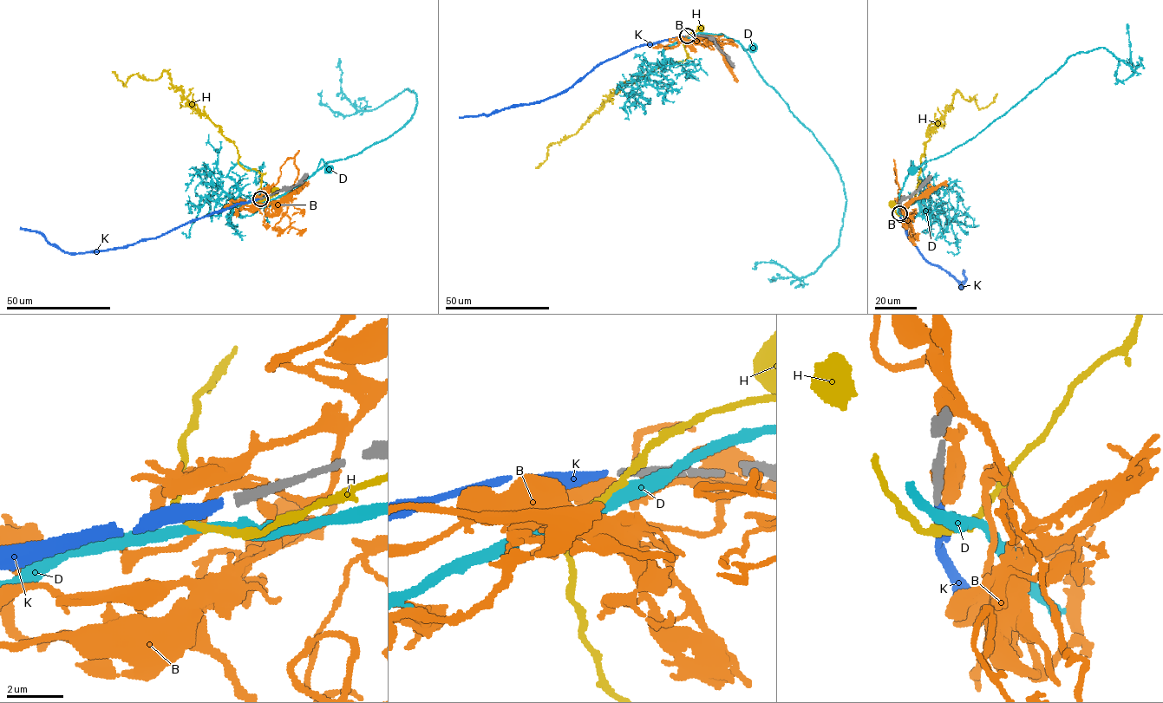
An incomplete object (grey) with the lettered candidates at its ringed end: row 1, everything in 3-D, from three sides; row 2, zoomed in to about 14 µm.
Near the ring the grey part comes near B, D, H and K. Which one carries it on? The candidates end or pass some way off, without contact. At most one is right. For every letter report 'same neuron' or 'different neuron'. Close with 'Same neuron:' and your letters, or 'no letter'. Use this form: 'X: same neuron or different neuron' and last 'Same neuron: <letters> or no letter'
B: different neuron
D: different neuron
H: different neuron
K: same neuron
Same neuron: K

